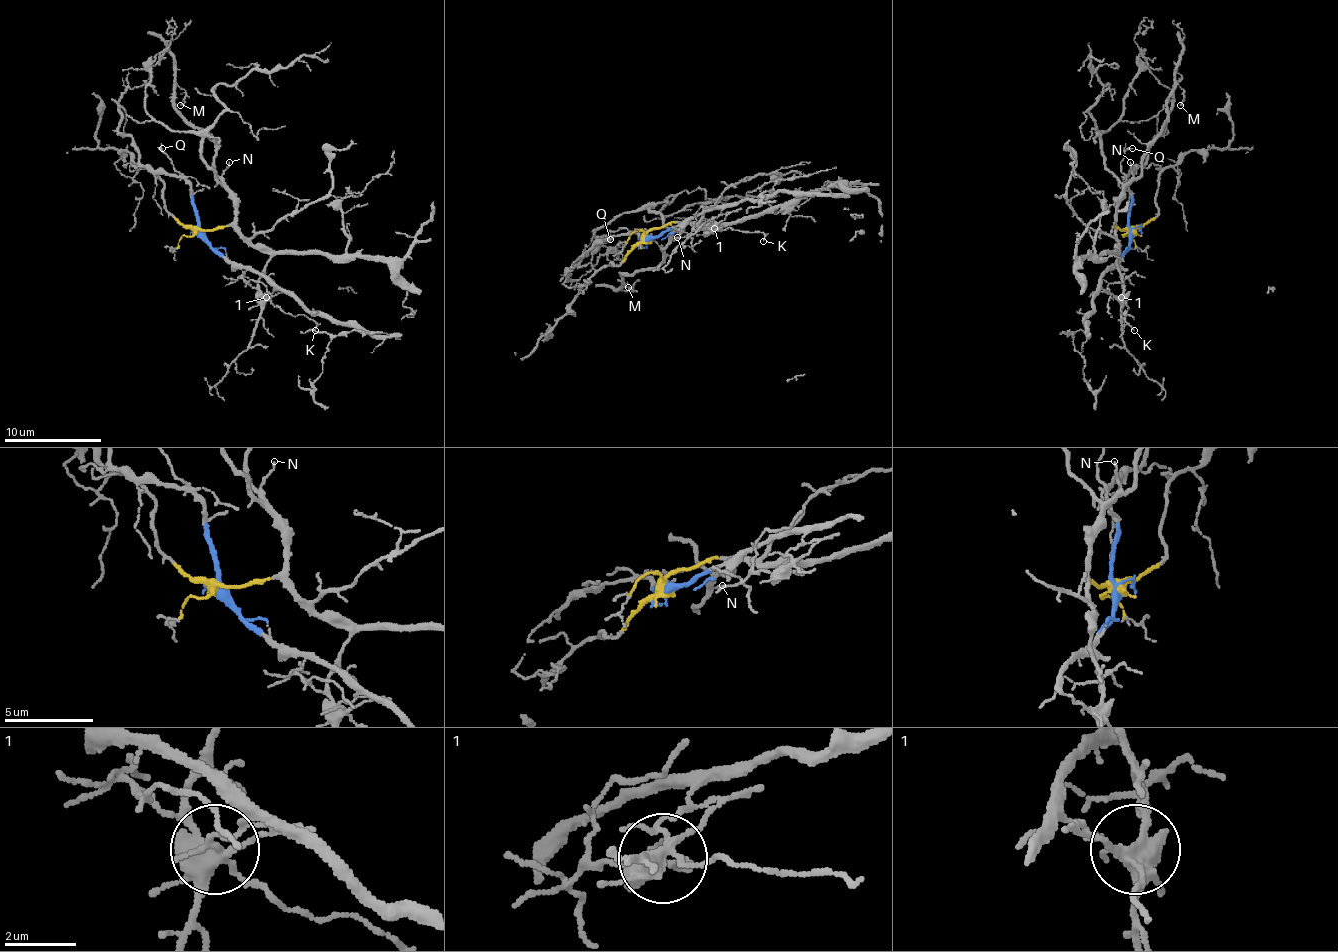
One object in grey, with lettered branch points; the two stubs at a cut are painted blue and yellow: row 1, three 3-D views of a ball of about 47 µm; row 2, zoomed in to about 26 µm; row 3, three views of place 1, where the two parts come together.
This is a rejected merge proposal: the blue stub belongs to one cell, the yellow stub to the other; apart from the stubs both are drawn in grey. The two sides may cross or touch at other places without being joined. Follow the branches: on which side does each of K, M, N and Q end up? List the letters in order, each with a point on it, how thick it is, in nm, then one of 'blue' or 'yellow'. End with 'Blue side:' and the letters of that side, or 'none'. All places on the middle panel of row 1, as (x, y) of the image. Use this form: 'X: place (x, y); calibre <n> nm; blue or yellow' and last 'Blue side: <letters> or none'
K: place (763, 241); calibre 100 nm; yellow
M: place (628, 287); calibre 130 nm; yellow
N: place (677, 237); calibre 100 nm; yellow
Q: place (610, 239); calibre 120 nm; blue
Blue side: Q

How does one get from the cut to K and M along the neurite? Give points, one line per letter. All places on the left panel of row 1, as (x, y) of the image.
K: (199, 230), (233, 225), (269, 257), (257, 288), (282, 310), (313, 320), (316, 330)
M: (199, 230), (228, 225), (236, 199), (214, 172), (216, 143), (175, 106), (177, 84), (185, 97), (180, 104)

